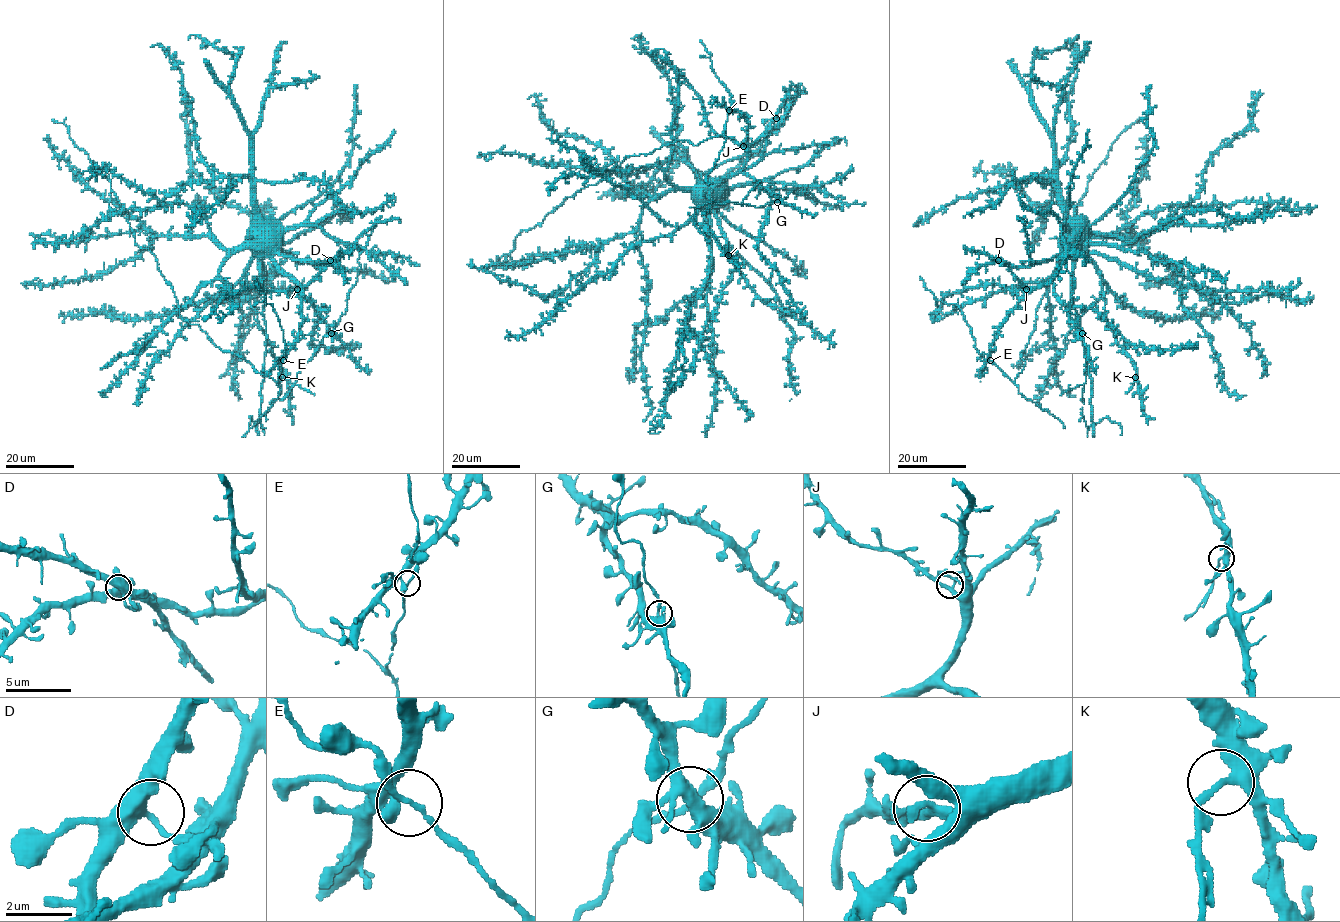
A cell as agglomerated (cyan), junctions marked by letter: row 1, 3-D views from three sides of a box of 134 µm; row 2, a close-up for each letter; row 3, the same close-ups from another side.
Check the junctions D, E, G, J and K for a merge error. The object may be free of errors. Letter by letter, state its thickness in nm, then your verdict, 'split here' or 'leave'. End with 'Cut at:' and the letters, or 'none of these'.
D: calibre 320 nm; leave
E: calibre 200 nm; leave
G: calibre 180 nm; leave
J: calibre 280 nm; leave
K: calibre 240 nm; split here
Cut at: K

